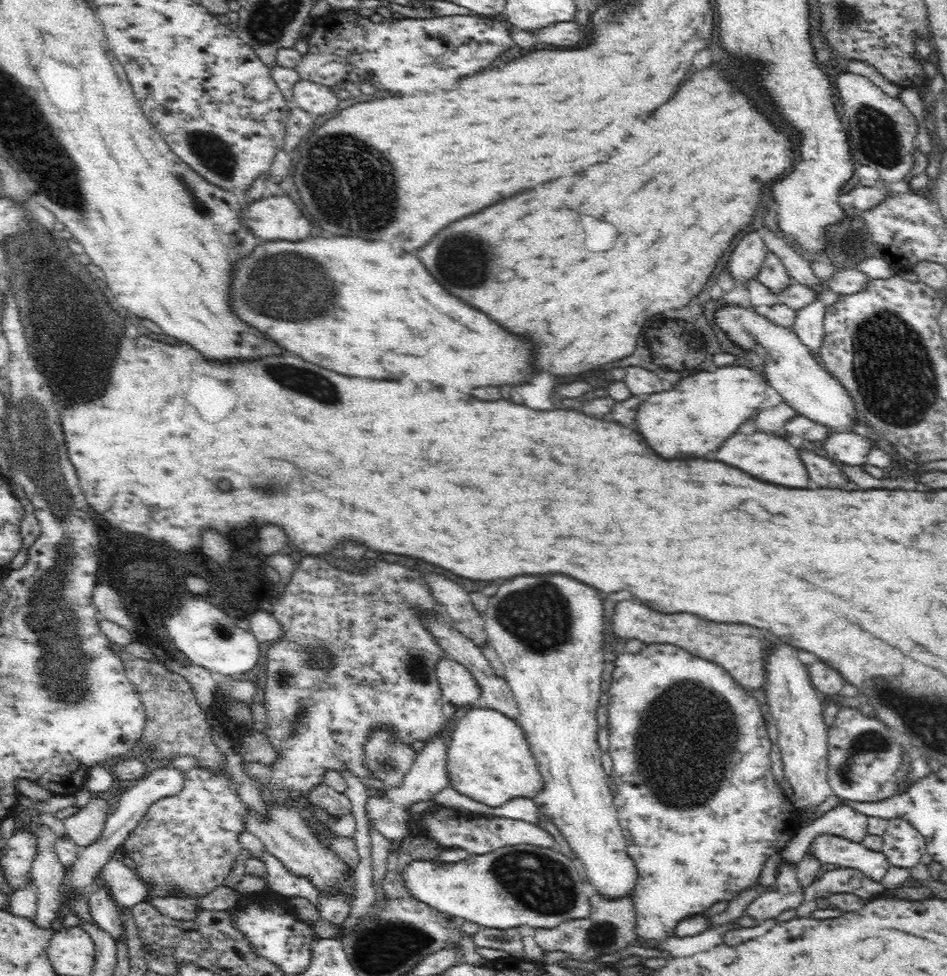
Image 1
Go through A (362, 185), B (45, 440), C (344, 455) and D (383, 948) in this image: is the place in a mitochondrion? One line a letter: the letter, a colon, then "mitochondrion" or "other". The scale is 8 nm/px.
A: mitochondrion
B: mitochondrion
C: other
D: mitochondrion

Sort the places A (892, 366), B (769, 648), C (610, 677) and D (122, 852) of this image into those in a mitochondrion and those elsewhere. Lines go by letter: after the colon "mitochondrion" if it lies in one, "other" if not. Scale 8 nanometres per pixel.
A: mitochondrion
B: other
C: other
D: other

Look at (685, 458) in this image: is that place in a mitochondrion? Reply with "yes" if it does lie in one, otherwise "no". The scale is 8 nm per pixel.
no

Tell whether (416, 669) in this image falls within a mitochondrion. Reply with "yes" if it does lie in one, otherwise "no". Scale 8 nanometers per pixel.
yes

